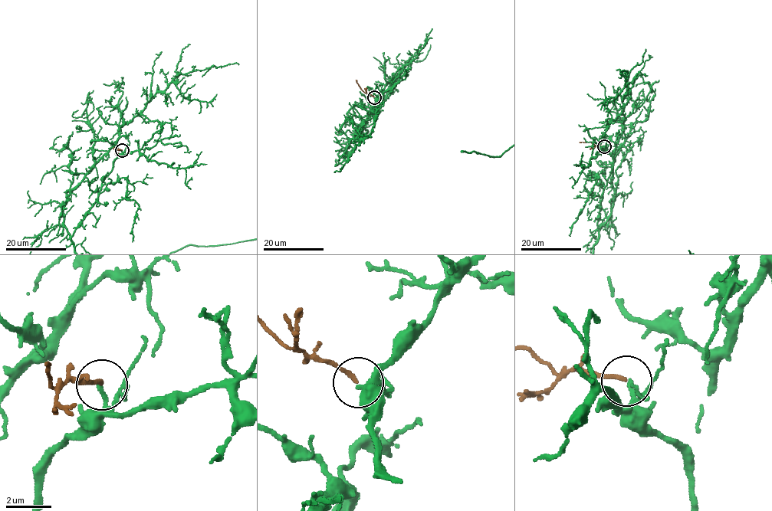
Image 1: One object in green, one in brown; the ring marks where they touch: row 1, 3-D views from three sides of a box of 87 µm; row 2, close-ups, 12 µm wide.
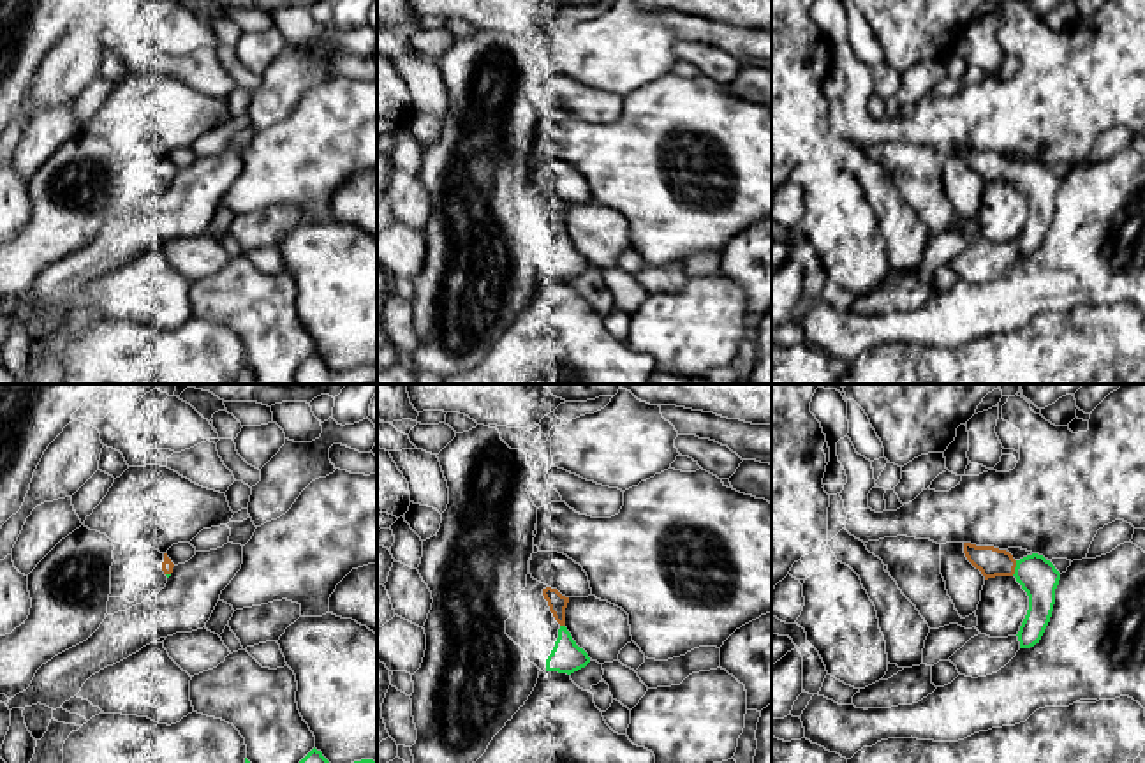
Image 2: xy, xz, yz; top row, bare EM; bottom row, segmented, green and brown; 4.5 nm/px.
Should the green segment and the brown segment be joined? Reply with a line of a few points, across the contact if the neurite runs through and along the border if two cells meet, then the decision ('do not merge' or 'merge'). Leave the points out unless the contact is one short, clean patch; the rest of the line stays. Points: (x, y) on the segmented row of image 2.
merge

